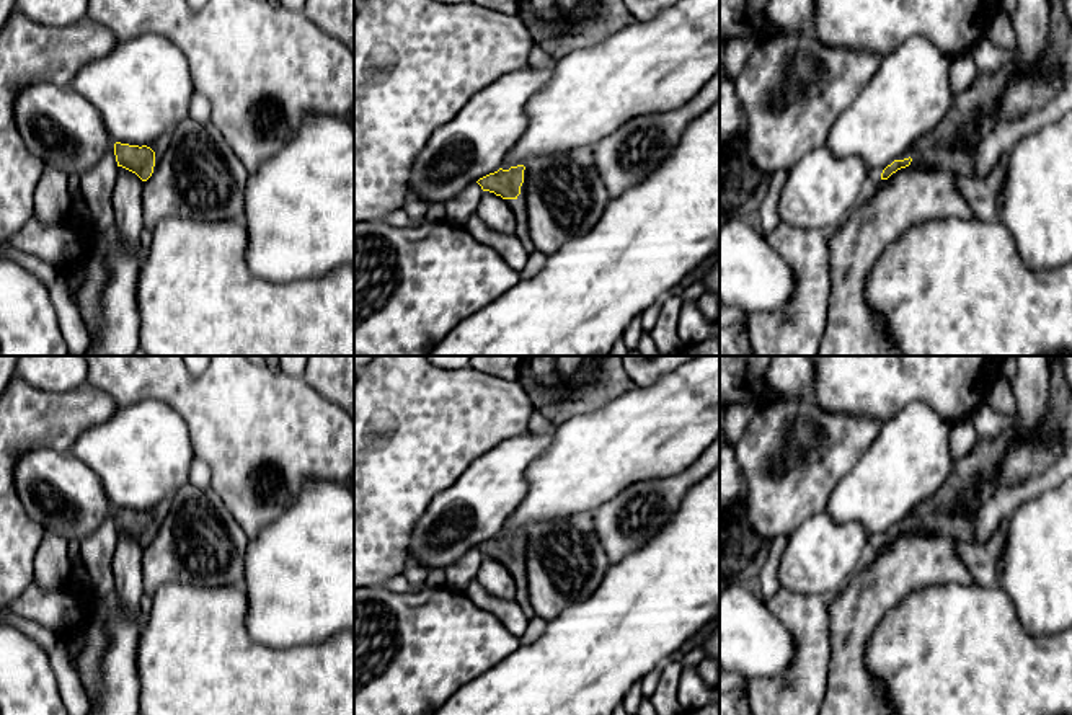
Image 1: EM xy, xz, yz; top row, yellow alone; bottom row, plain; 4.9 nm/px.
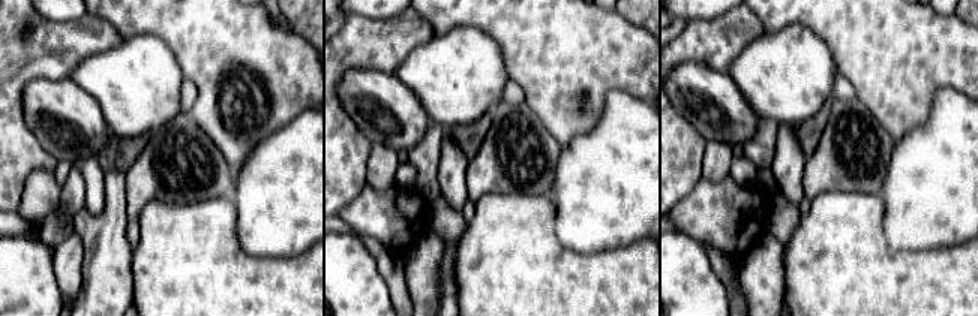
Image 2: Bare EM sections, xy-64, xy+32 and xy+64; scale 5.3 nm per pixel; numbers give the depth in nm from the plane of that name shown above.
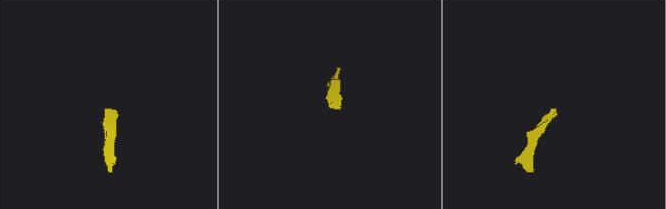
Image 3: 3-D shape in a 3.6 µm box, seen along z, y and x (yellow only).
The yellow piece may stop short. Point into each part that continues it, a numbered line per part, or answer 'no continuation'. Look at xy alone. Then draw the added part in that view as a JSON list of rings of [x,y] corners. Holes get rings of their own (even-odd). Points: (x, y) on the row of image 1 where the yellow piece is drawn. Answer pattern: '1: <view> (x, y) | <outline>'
1: xy (160, 146) | [[[166,132],[162,137],[158,137],[155,142],[147,145],[147,147],[150,147],[155,152],[153,171],[158,167],[158,163],[160,163],[162,157],[165,155],[166,149],[170,147],[170,144],[171,144],[171,134]]]

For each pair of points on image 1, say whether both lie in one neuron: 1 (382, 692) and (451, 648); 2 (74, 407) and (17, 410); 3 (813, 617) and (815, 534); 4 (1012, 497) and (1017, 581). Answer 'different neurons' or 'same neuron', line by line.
1: same neuron
2: same neuron
3: different neurons
4: different neurons

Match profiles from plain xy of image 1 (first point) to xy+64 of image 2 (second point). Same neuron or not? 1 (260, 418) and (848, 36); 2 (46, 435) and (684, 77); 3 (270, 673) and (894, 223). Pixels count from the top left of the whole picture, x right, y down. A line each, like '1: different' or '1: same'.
1: same
2: different
3: different

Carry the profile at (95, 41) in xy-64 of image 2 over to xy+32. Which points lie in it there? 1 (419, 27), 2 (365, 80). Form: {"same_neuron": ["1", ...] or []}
{"same_neuron": ["1"]}

